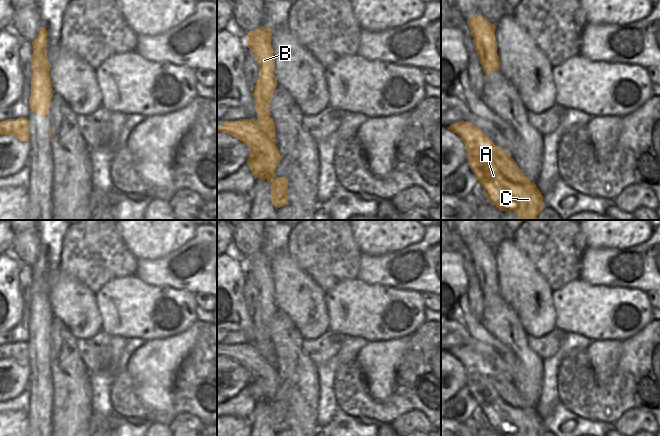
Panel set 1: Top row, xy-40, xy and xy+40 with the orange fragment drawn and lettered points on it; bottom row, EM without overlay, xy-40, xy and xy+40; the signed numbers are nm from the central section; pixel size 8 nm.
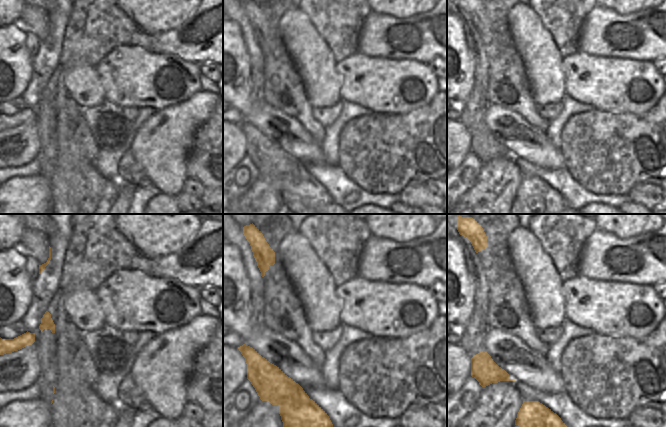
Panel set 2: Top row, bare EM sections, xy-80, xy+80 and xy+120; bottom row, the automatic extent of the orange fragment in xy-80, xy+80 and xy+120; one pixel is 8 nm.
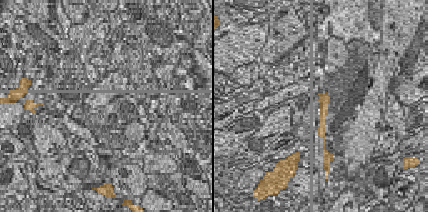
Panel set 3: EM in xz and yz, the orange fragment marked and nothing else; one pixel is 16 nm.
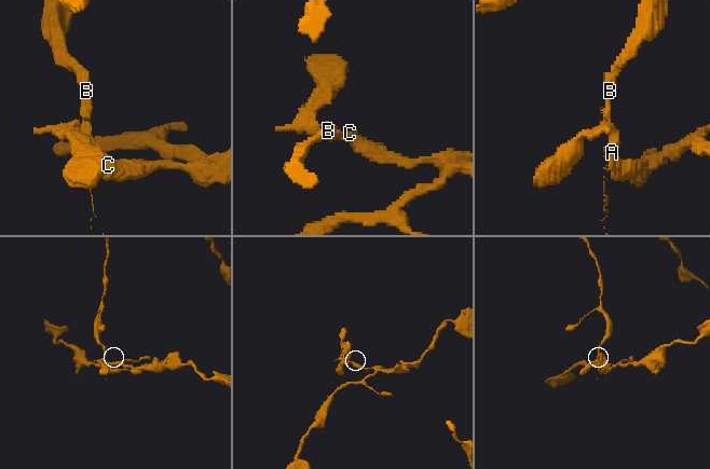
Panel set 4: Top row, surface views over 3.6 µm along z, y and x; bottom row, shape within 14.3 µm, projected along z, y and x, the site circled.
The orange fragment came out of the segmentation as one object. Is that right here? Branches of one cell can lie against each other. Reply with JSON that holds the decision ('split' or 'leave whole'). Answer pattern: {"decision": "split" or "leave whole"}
{"decision": "split"}

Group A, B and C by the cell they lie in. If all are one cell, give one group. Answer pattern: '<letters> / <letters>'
A C / B

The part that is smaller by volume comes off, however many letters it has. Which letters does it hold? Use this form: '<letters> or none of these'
B.

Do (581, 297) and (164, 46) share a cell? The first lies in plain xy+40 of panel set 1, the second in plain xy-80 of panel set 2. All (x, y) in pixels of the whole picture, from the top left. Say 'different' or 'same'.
different

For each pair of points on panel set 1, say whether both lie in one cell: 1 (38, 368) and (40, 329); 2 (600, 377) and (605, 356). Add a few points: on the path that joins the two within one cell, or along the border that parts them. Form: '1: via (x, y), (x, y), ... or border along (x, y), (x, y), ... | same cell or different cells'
1: via (39, 358), (39, 339) | same cell
2: via (602, 372), (604, 361) | same cell

